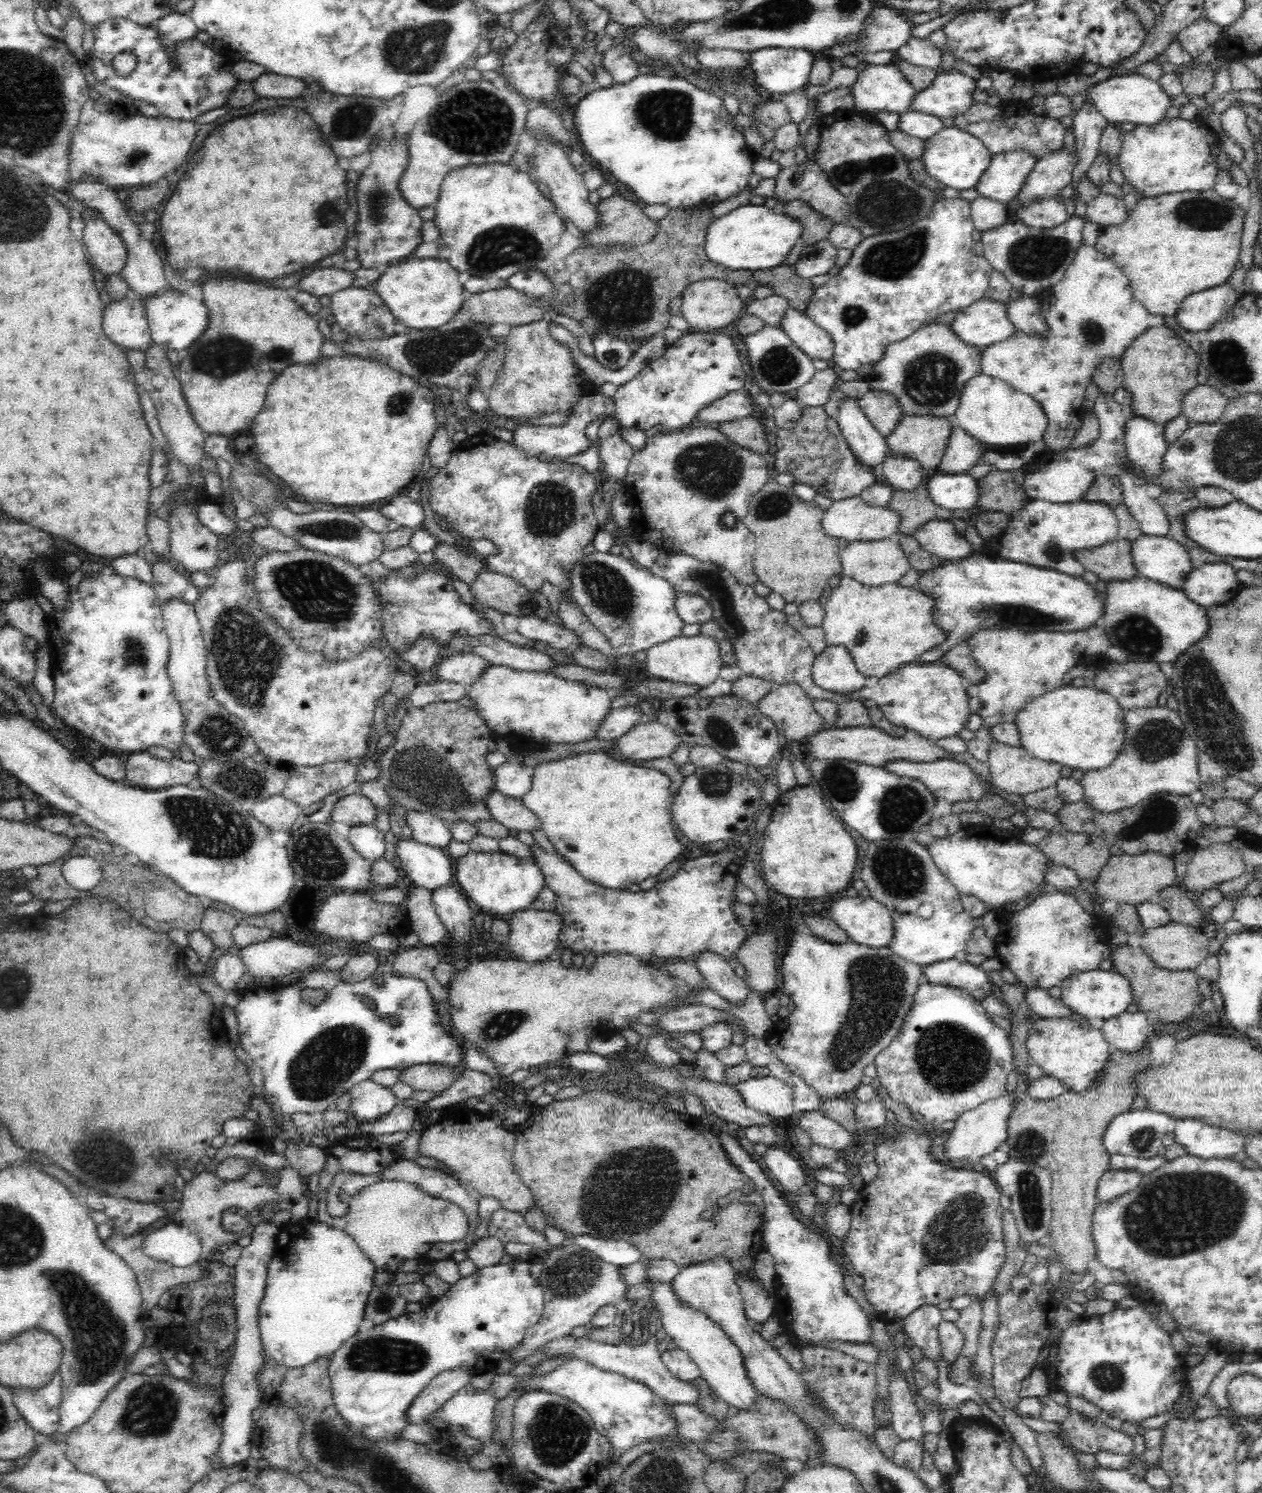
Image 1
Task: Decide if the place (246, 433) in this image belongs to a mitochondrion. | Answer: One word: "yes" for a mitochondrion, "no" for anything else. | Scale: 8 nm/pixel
no

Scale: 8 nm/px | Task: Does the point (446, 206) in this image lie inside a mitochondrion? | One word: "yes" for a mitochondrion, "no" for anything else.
no

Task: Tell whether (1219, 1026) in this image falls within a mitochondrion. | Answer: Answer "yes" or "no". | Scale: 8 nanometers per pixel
no

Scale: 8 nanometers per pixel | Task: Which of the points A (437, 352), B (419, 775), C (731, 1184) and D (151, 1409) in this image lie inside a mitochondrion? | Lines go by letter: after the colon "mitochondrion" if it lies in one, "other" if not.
A: mitochondrion
B: mitochondrion
C: other
D: mitochondrion

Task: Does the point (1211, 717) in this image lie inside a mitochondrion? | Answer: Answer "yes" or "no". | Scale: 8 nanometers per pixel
yes

